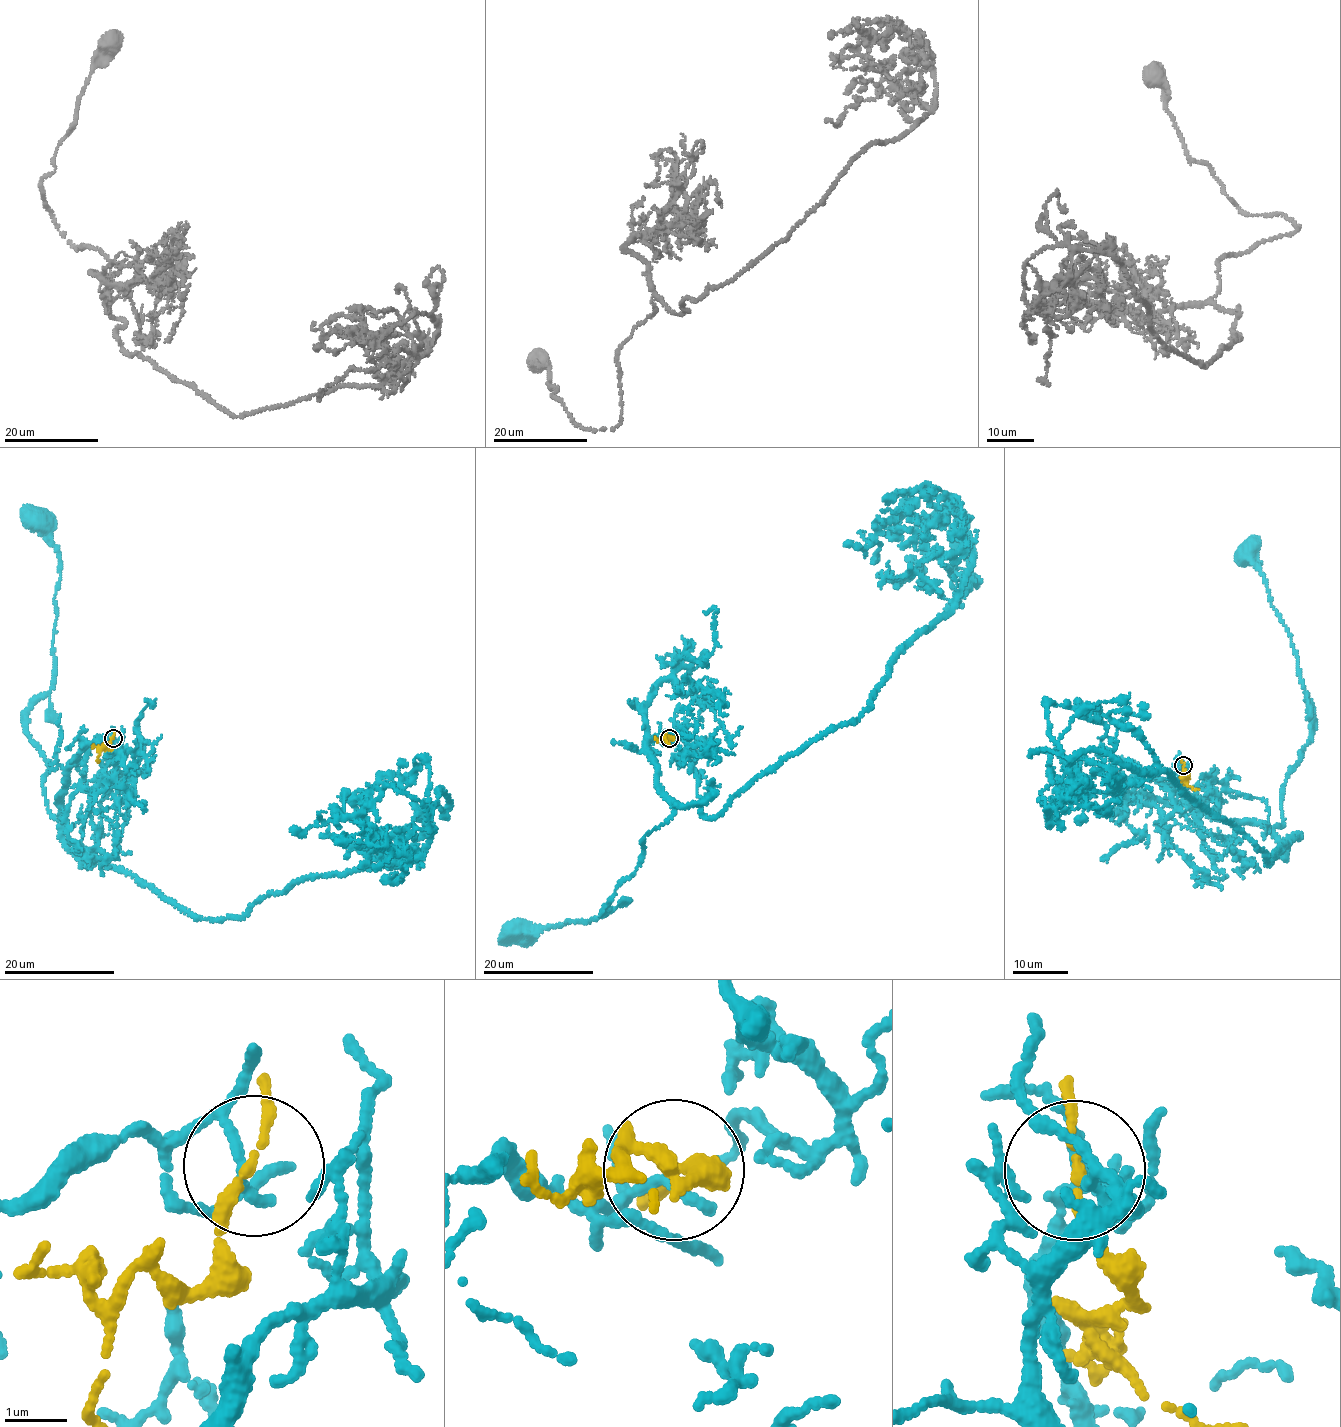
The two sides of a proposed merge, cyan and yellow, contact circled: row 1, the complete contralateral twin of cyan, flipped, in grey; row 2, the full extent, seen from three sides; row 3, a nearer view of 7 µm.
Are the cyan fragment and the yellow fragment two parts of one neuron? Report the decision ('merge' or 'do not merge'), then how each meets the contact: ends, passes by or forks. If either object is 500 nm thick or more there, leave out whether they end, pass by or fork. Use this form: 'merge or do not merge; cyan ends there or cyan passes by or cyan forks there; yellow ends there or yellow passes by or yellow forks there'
do not merge; cyan passes by; yellow passes by

